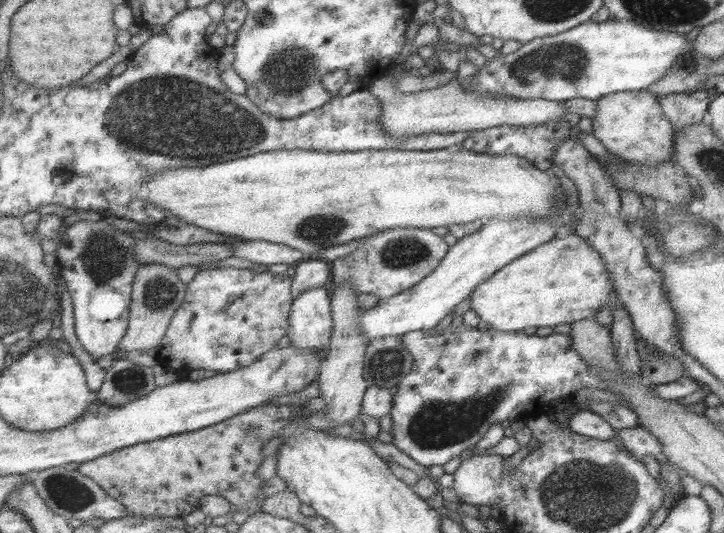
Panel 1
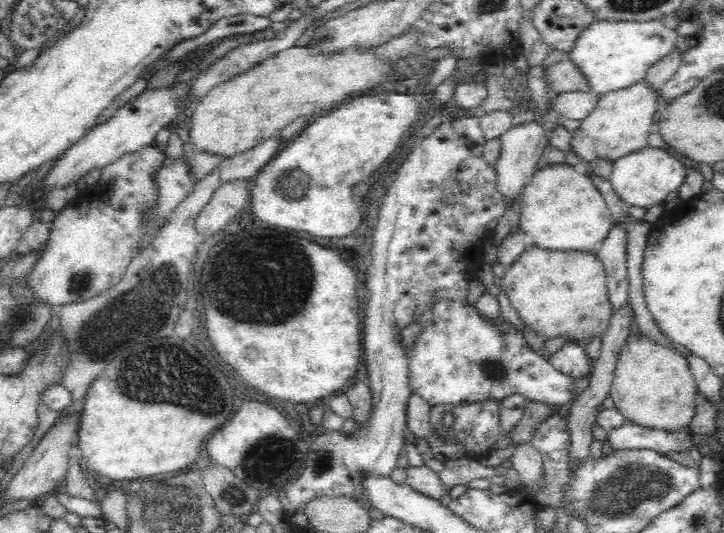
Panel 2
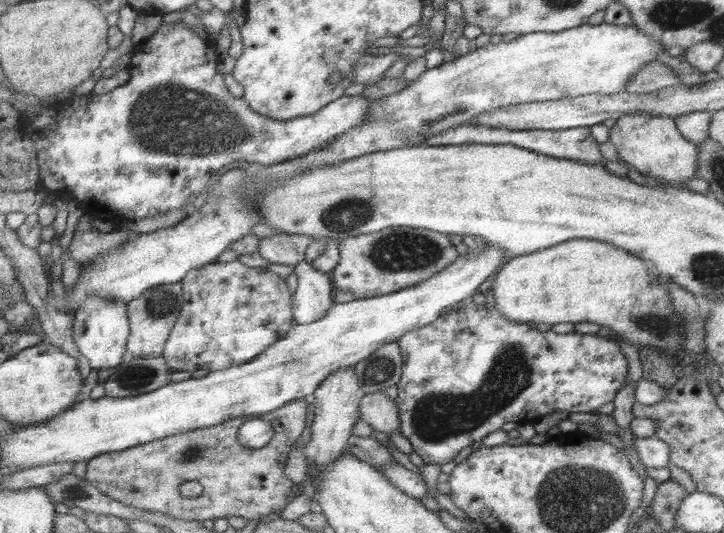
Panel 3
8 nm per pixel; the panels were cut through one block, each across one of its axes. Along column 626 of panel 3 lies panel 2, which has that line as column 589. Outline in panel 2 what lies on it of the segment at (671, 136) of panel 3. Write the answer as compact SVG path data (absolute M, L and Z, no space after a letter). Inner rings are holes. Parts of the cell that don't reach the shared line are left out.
M644 79L628 88L599 95L594 111L580 121L580 127L572 132L567 151L573 151L576 157L587 164L597 159L614 162L628 154L638 153L638 150L648 146L648 136L657 118L658 96Z

